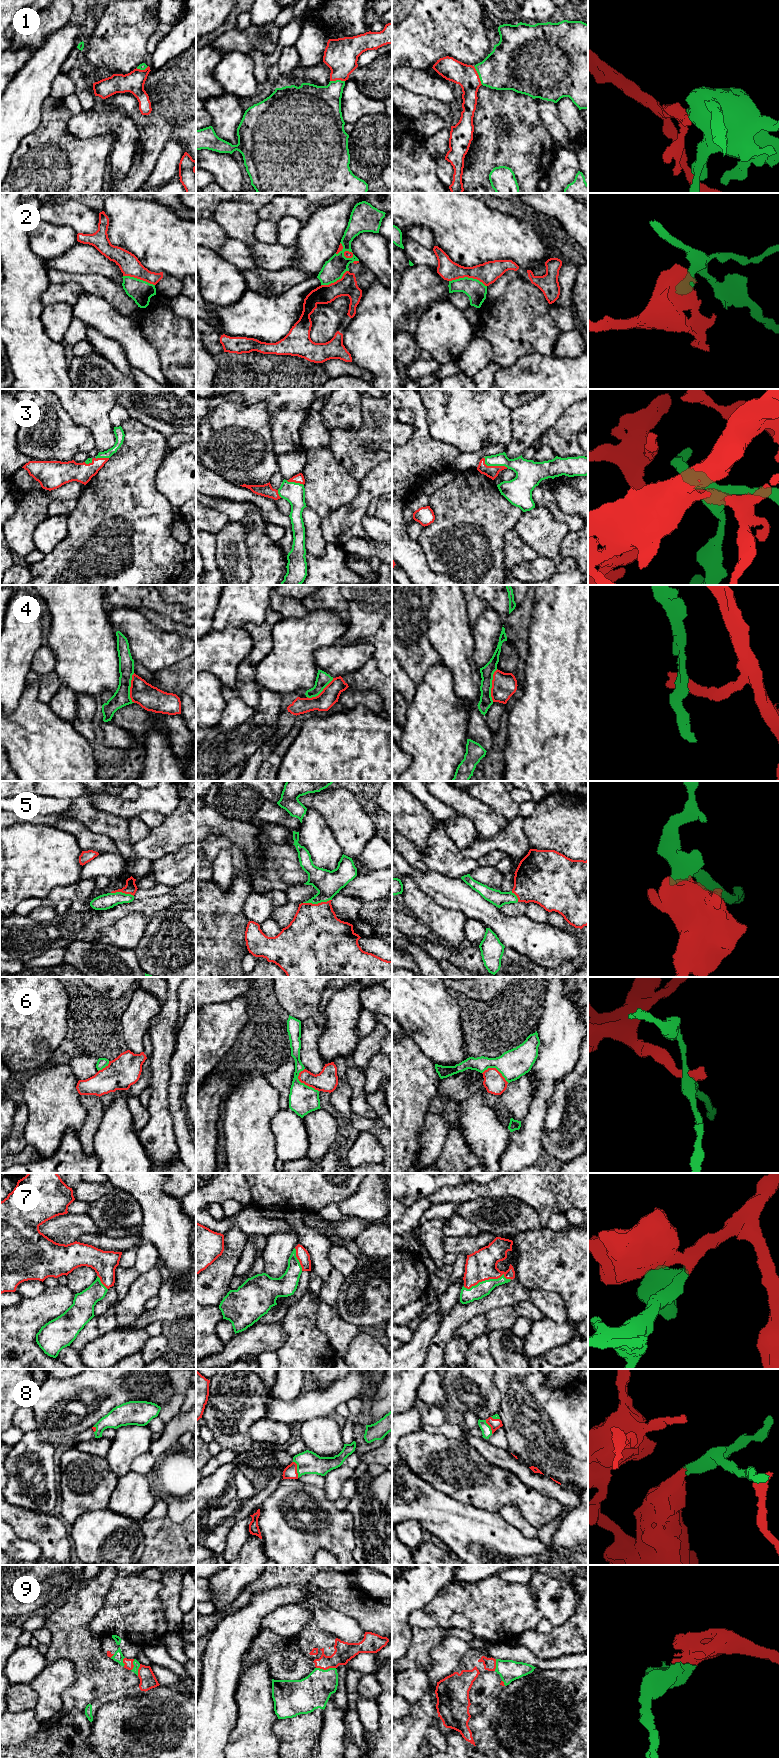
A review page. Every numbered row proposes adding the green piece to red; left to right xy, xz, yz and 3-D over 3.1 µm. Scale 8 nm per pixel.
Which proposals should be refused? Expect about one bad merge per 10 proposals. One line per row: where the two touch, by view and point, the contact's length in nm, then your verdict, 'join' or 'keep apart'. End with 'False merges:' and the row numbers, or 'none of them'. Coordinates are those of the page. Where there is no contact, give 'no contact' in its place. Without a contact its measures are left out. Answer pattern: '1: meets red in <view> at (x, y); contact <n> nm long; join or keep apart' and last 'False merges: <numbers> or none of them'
1: meets red in yz at (478, 75); contact 170 nm long; join
2: meets red in yz at (468, 277); contact 300 nm long; keep apart
3: meets red in yz at (493, 466); contact 200 nm long; join
4: meets red in yz at (492, 685); contact 260 nm long; keep apart
5: meets red in xz at (318, 903); contact 240 nm long; join
6: meets red in xz at (304, 1083); contact 220 nm long; keep apart
7: meets red in yz at (487, 1279); contact 400 nm long; join
8: meets red in xz at (296, 1469); contact 140 nm long; join
9: meets red in xz at (326, 1669); contact 160 nm long; join
False merges: 2, 4, 6

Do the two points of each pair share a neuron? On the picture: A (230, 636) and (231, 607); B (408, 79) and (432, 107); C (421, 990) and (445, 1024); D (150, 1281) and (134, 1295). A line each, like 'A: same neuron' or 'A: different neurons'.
A: different neurons
B: different neurons
C: same neuron
D: same neuron

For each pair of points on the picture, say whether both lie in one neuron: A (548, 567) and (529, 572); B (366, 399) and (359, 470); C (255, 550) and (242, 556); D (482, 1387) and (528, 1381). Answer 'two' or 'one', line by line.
A: one
B: one
C: two
D: two

